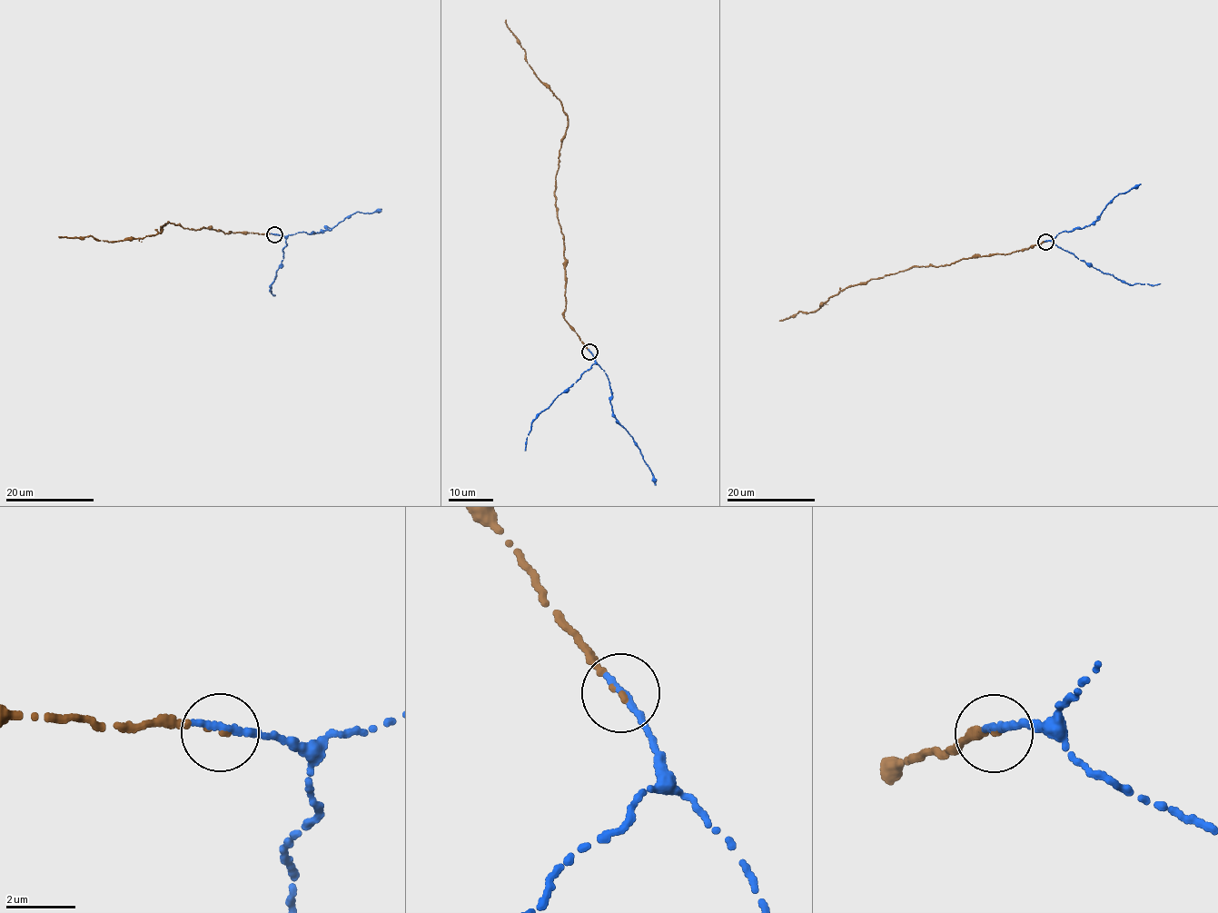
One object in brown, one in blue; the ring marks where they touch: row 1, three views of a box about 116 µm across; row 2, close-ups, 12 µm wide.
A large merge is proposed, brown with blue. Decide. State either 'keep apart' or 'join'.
join

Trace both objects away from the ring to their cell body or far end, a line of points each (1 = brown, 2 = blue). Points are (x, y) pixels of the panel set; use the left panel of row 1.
1: (274, 235), (183, 229), (167, 222), (160, 225), (162, 231), (144, 237), (110, 242), (91, 236), (58, 237)
2: (274, 233), (287, 236), (303, 231), (308, 234), (321, 233), (353, 213), (378, 213), (381, 208)

